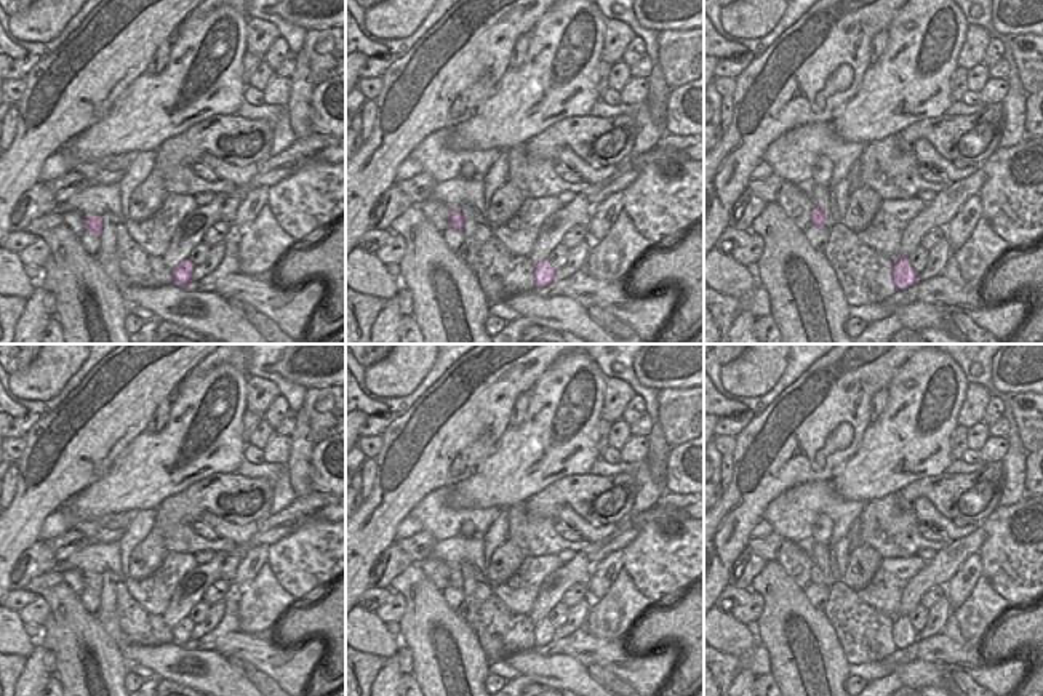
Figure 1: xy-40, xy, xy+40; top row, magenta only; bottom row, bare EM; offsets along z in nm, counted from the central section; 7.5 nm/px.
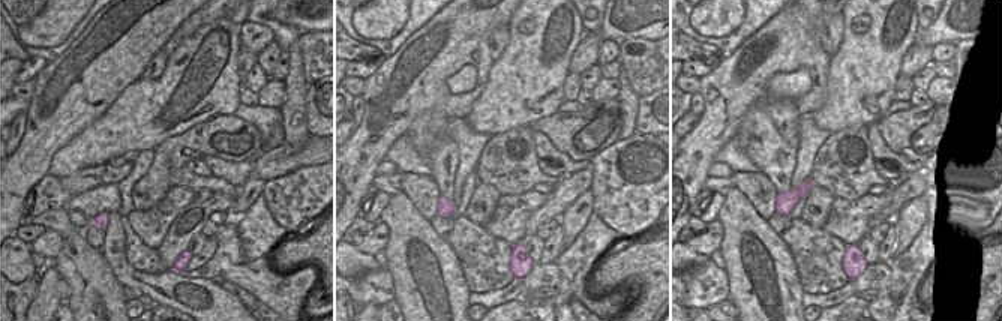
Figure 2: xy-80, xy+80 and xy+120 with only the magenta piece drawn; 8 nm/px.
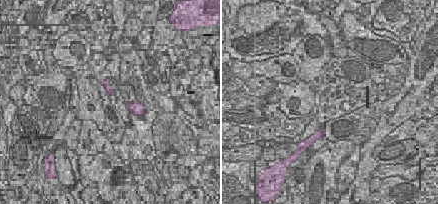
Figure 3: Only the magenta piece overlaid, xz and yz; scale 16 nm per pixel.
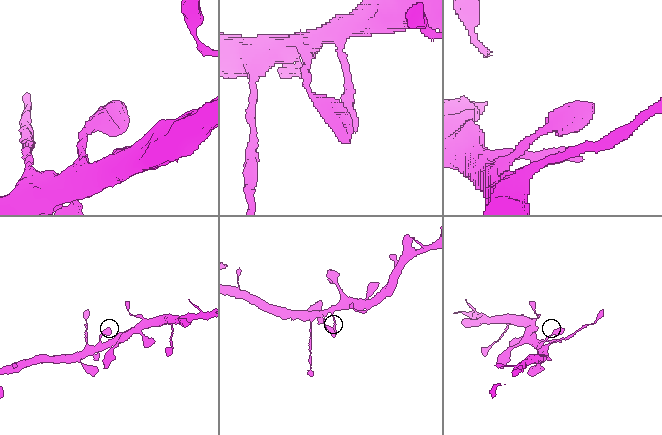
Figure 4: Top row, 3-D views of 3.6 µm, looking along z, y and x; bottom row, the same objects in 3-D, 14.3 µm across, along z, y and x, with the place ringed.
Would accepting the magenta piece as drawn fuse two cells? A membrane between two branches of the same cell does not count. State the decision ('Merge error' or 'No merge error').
No merge error.

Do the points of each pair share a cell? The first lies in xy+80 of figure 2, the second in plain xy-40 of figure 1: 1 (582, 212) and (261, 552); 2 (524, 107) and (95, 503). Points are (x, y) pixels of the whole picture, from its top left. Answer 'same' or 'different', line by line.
1: same
2: same

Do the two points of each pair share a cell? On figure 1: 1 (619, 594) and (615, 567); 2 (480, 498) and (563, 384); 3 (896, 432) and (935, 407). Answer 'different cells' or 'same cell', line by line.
1: different cells
2: same cell
3: same cell

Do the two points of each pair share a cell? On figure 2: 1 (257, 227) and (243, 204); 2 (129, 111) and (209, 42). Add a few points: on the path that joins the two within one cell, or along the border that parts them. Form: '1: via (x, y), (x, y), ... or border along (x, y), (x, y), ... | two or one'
1: border along (261, 194), (234, 219) | two
2: via (150, 107), (194, 63) | one

